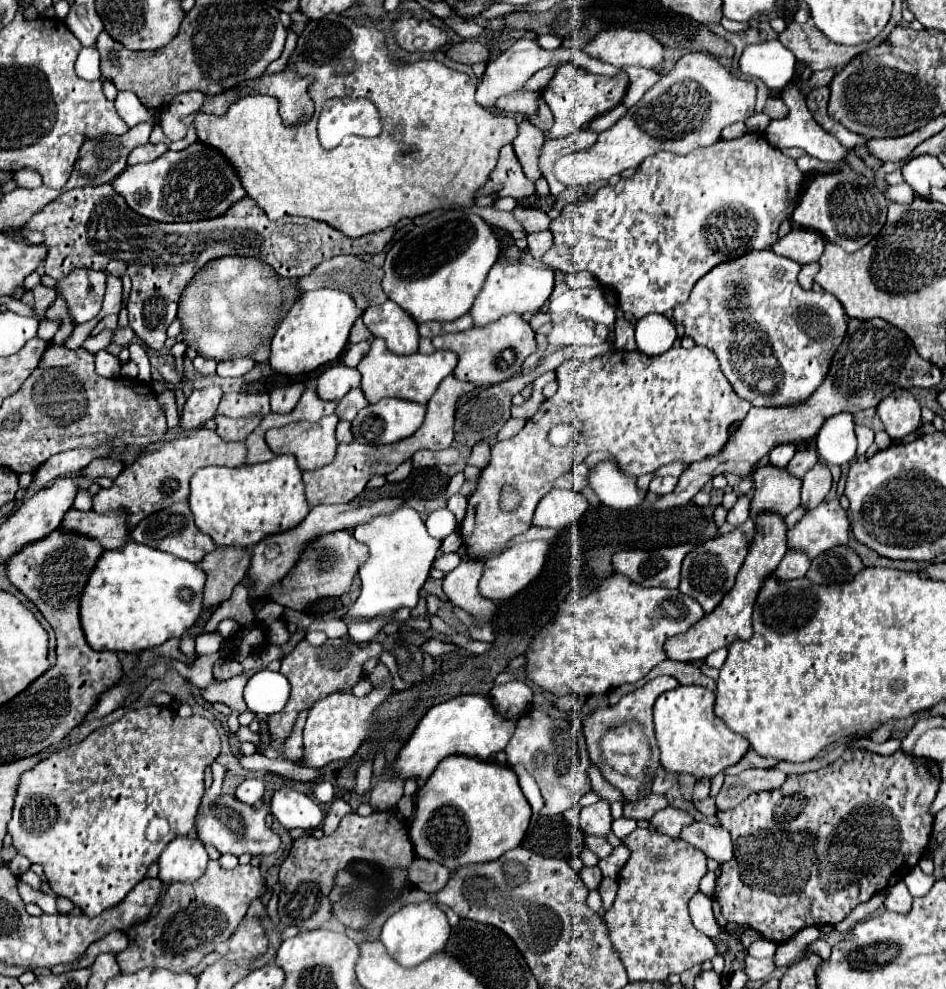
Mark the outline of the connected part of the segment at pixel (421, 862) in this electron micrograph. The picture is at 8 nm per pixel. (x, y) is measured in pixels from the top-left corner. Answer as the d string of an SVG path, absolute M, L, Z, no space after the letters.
M417 857L409 865L409 881L421 891L437 893L447 885L449 879L451 879L451 871L439 863Z

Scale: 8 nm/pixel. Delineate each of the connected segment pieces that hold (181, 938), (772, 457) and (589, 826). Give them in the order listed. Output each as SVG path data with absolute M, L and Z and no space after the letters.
M209 861L205 875L199 881L169 885L161 899L159 913L127 931L129 945L125 951L117 953L121 973L135 973L143 967L163 967L177 973L189 971L235 933L249 903L265 891L265 883L257 867L239 865L227 871L221 869L219 861Z
M777 445L769 453L769 465L773 465L773 467L787 467L787 463L795 455L795 451L797 451L795 445Z
M599 801L595 805L583 807L581 809L581 831L589 833L589 835L597 835L597 837L605 837L607 833L611 833L611 811L609 811L609 803L607 801Z

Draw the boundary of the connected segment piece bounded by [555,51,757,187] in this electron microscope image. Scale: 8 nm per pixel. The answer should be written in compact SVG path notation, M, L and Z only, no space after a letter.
M687 53L627 111L625 117L599 133L593 147L557 159L555 177L567 187L581 187L607 181L611 175L629 167L637 169L645 157L659 151L687 155L699 147L709 147L721 139L721 131L727 125L755 115L755 97L757 85L751 79L733 77L707 53Z

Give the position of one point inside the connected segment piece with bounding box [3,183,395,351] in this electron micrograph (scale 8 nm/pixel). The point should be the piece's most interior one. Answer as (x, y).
(93, 227)

